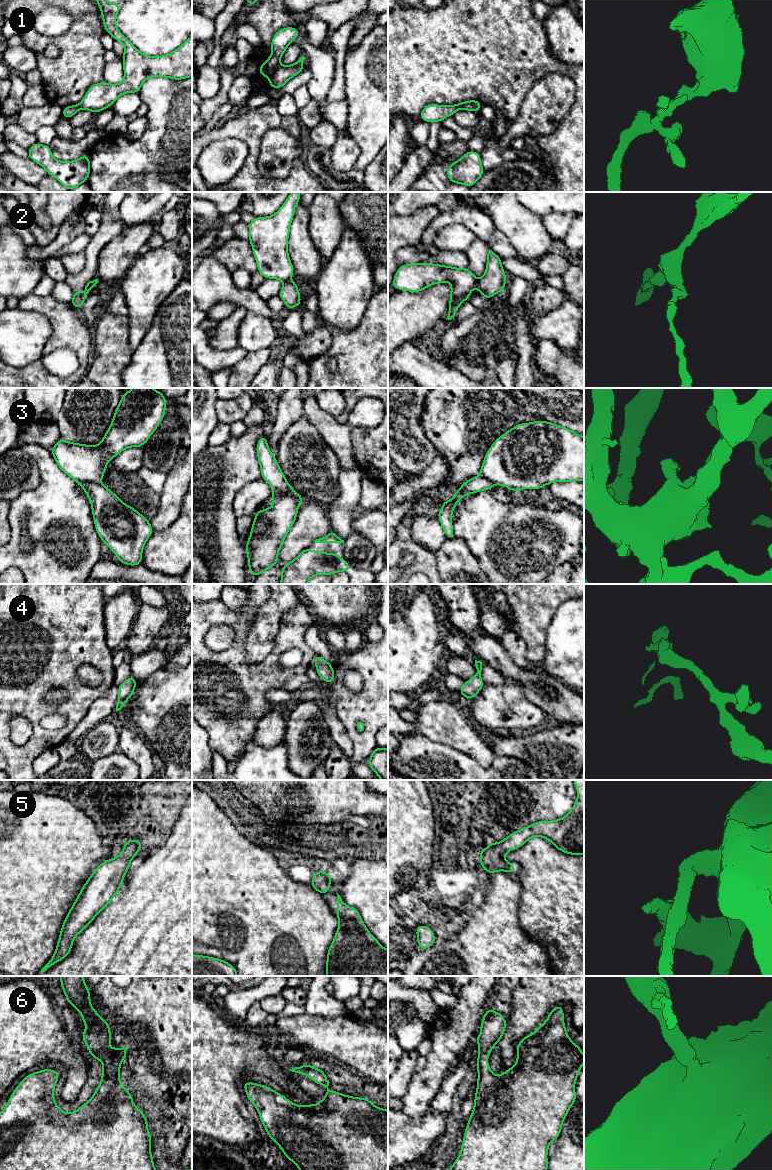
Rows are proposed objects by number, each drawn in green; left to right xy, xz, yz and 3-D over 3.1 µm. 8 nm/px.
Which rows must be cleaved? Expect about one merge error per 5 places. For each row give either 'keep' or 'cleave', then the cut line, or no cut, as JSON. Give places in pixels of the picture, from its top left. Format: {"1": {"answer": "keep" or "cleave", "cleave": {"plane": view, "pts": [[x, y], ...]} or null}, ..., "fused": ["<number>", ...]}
{"1": {"answer": "cleave", "cleave": {"plane": "xz", "pts": [[278, 64], [270, 78]]}}, "2": {"answer": "cleave", "cleave": {"plane": "xz", "pts": [[289, 279], [284, 282]]}}, "3": {"answer": "keep", "cleave": null}, "4": {"answer": "keep", "cleave": null}, "5": {"answer": "keep", "cleave": null}, "6": {"answer": "keep", "cleave": null}, "fused": ["1", "2"]}

